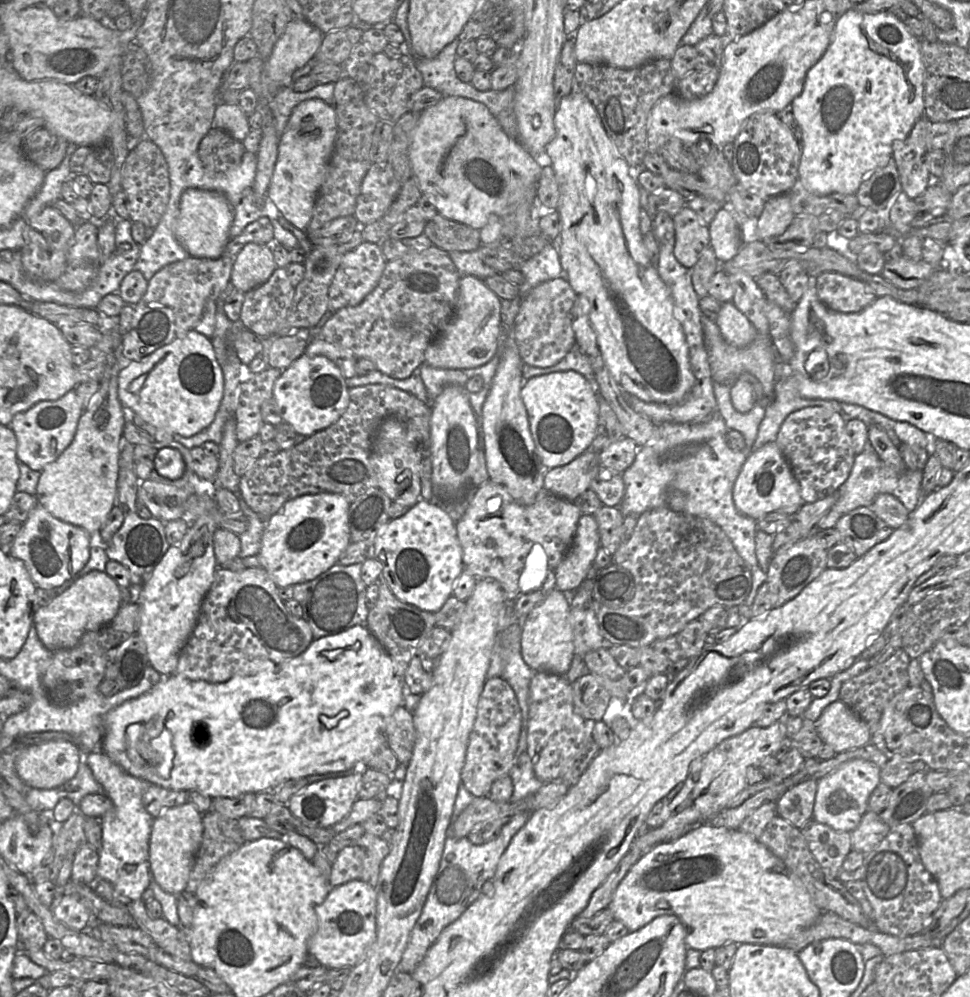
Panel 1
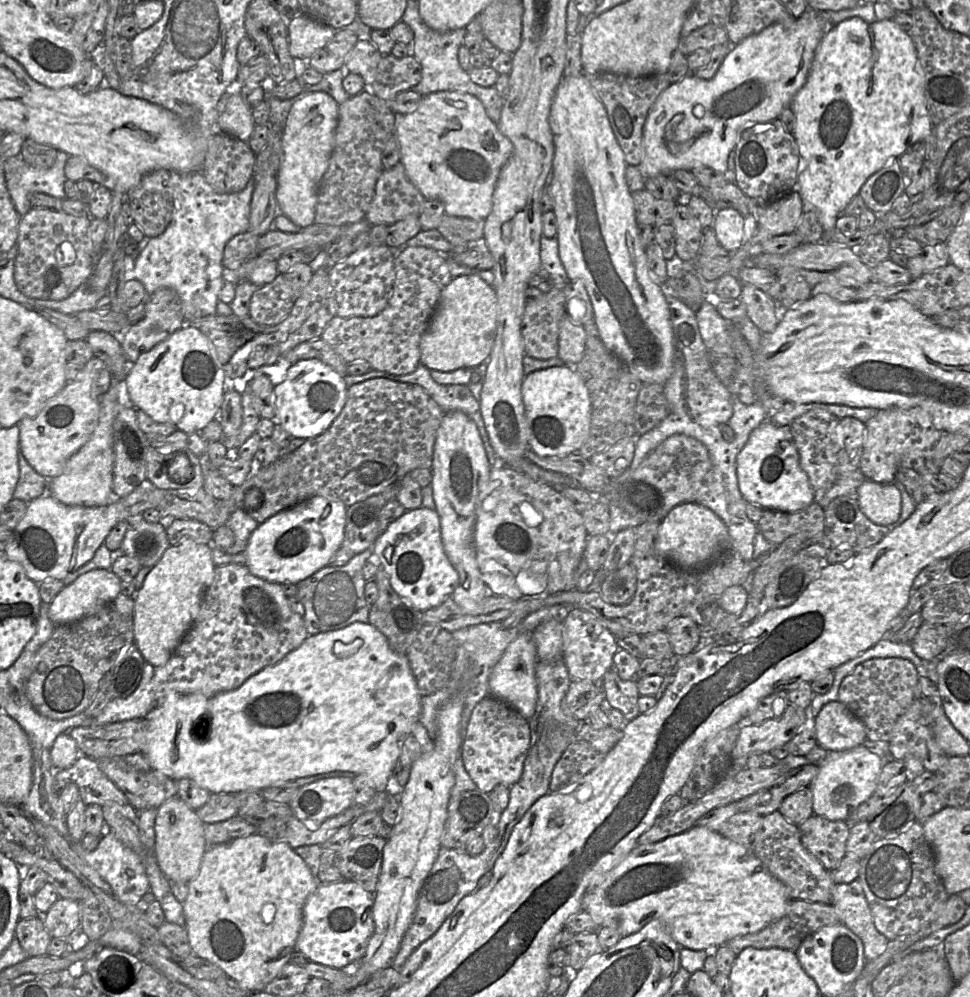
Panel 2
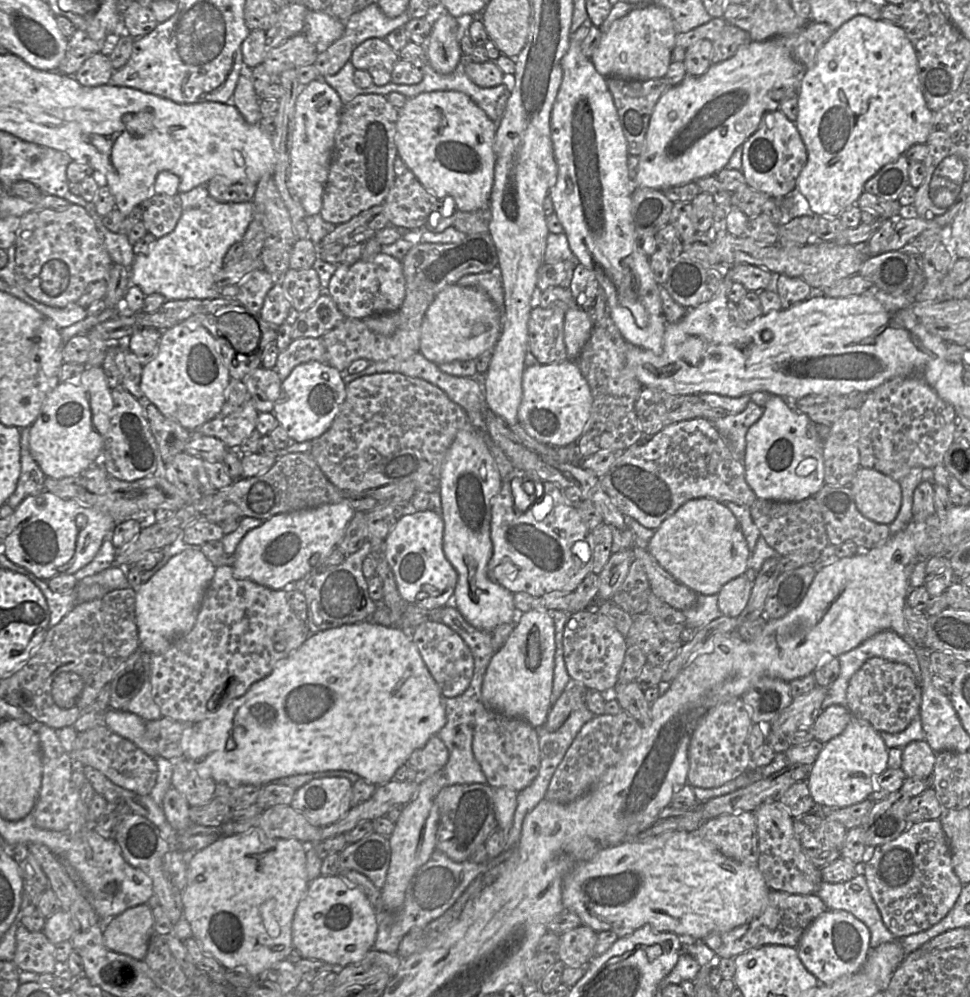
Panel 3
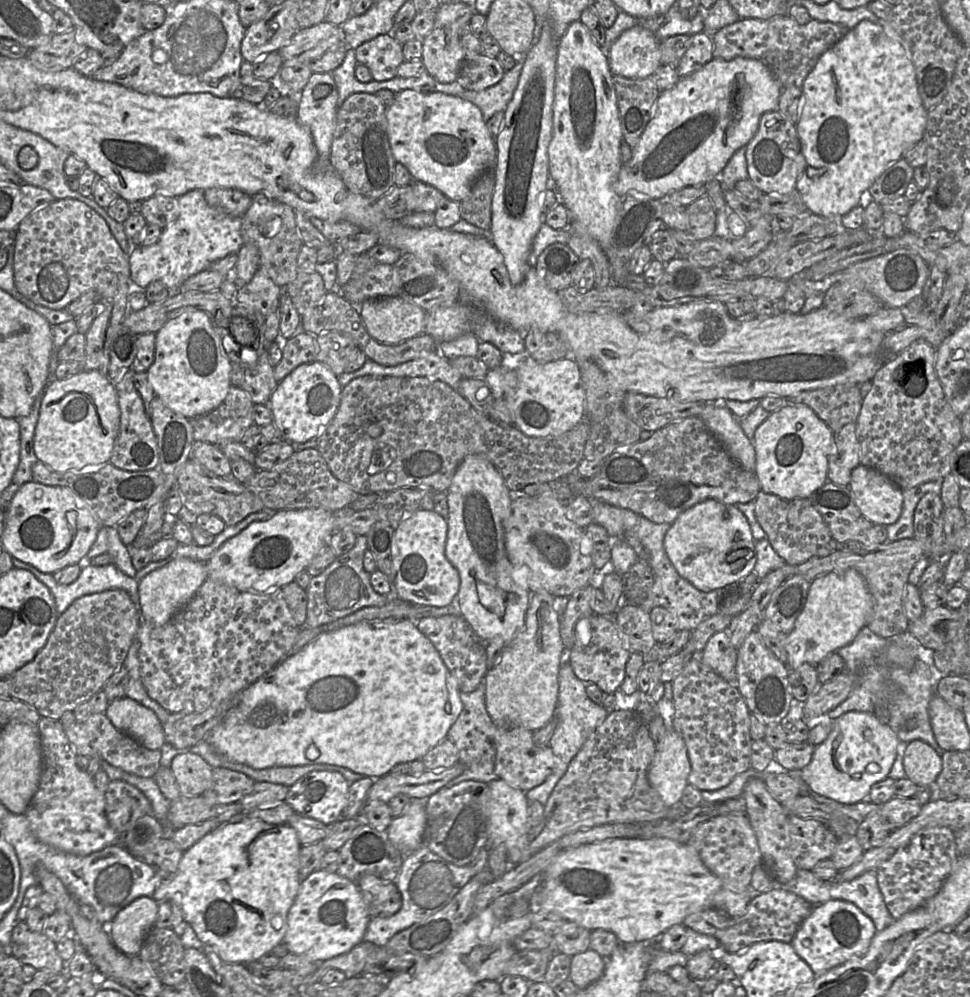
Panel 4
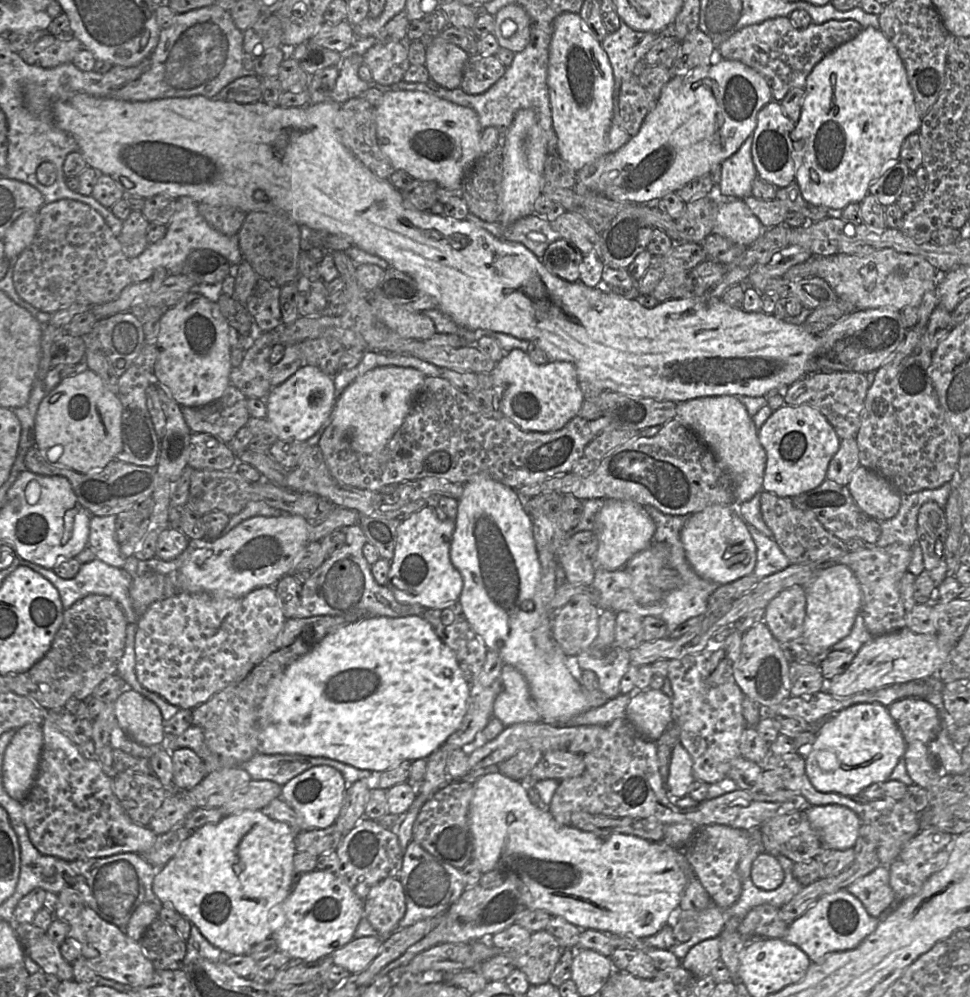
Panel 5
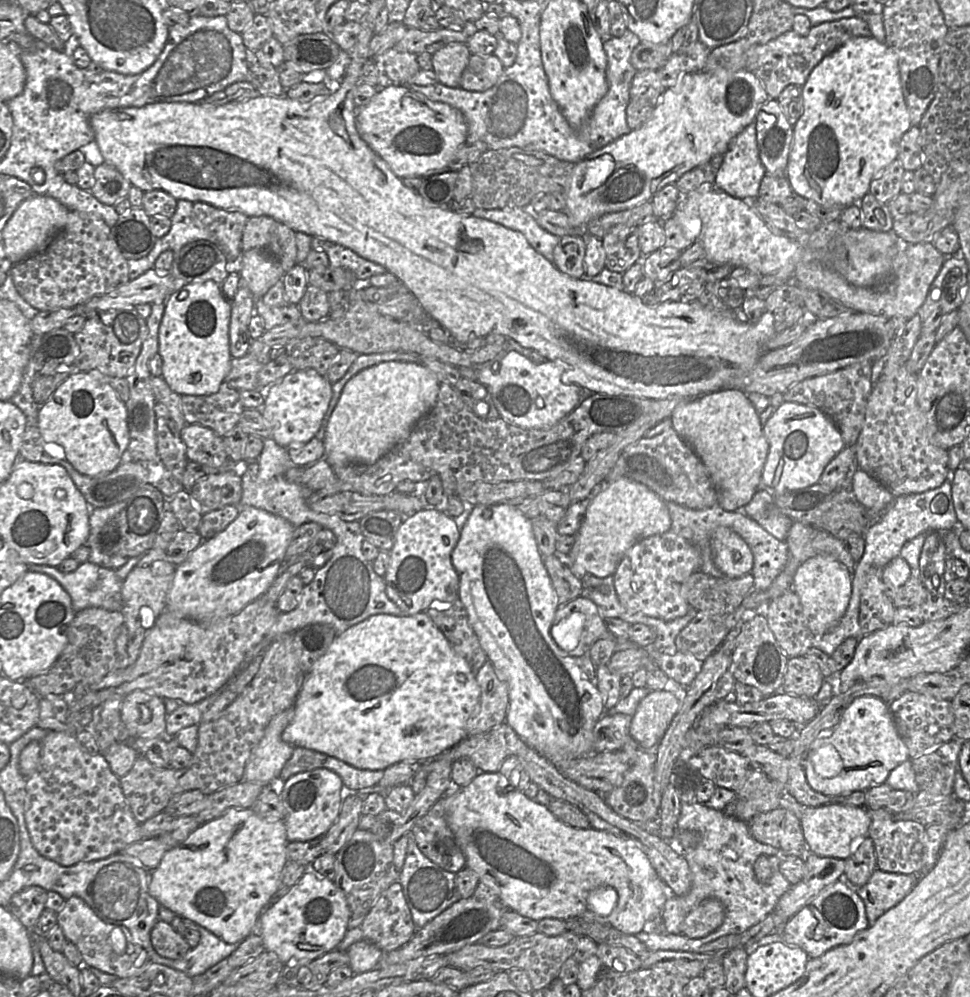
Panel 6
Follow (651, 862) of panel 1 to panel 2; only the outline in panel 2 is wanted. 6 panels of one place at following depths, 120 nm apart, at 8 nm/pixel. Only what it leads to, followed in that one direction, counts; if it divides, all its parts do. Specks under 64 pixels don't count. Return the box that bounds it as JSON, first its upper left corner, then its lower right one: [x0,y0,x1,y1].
[582,826,791,951]

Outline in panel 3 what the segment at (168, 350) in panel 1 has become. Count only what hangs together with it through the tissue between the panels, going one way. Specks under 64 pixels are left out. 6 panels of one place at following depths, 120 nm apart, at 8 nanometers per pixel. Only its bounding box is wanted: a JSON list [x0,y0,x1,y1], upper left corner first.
[140,320,229,431]

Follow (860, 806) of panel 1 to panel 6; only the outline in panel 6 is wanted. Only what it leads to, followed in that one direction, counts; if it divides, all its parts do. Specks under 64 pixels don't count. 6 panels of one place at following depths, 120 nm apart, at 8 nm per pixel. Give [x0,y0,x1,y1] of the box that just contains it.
[803,696,909,796]

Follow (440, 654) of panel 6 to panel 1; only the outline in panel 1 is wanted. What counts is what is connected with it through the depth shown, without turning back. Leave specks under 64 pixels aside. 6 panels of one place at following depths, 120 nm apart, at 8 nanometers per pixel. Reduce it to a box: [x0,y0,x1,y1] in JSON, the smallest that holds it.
[101,625,404,799]

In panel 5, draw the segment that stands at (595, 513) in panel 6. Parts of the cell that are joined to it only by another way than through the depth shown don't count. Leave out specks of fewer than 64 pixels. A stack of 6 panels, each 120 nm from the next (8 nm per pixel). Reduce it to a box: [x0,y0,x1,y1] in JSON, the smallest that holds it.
[594,500,656,571]

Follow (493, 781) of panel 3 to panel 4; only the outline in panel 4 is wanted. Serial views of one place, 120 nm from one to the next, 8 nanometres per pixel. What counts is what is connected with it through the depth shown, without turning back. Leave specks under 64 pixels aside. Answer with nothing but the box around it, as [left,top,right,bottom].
[493,728,556,792]

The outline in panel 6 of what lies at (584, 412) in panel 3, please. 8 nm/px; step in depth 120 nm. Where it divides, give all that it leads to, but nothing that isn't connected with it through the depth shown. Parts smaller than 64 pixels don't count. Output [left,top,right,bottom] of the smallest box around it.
[478,350,581,429]

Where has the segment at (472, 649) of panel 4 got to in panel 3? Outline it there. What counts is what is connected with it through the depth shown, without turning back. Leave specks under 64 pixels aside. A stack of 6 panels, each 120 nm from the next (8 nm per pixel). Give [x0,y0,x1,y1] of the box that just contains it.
[412,621,474,697]

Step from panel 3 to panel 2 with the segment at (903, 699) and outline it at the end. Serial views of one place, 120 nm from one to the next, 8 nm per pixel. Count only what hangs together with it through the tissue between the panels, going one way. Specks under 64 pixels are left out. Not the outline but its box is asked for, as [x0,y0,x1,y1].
[838,659,923,742]

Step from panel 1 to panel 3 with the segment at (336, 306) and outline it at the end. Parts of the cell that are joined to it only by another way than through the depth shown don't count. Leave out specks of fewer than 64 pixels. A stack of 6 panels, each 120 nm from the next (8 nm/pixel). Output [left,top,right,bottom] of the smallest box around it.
[323,252,405,320]

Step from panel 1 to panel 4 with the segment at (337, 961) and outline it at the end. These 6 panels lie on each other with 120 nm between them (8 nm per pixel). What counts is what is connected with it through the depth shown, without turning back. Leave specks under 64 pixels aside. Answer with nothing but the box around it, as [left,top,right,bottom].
[283,870,371,962]

